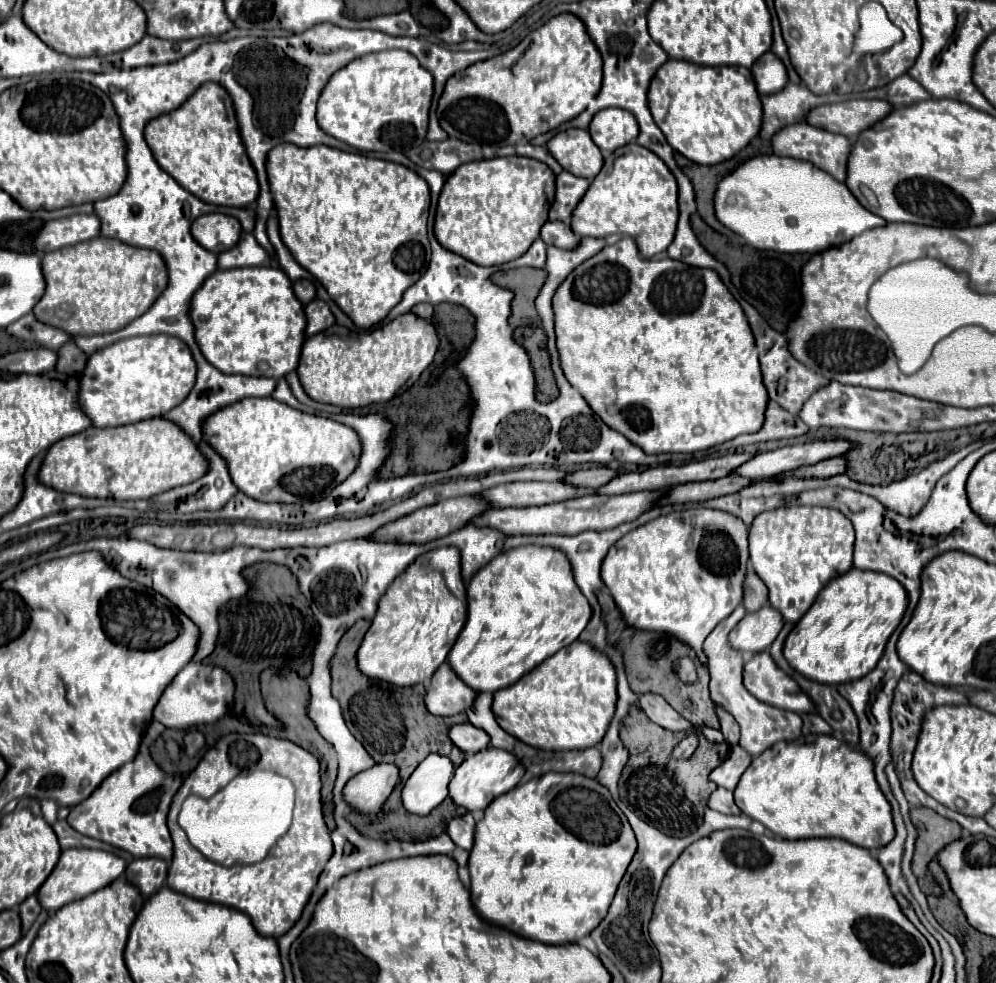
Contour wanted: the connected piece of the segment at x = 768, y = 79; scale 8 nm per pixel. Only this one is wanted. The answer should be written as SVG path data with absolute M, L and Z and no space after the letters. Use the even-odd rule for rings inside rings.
M771 51L763 57L759 57L755 61L755 67L751 67L751 71L753 71L755 83L757 83L757 89L761 95L771 95L775 91L781 91L789 81L785 65Z

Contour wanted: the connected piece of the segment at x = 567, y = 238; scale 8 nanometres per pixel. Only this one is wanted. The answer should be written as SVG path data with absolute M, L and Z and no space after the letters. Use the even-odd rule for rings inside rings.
M547 221L541 227L541 239L547 245L555 245L559 249L571 249L571 247L579 247L581 237L575 235L571 231L571 227L563 221Z

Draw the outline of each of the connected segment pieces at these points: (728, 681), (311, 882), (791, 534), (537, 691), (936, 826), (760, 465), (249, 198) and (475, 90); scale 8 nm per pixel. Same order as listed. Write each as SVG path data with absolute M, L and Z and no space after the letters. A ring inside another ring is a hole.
M741 605L723 623L719 623L711 631L711 635L705 639L703 653L705 653L707 661L709 661L709 673L711 673L709 689L711 689L713 703L723 707L727 713L731 713L735 717L735 721L741 727L739 745L747 753L757 757L777 741L795 741L801 735L801 717L797 713L783 711L783 709L771 707L767 703L761 703L745 689L745 685L743 685L743 663L745 663L743 655L729 645L729 633L739 623L739 619L743 619L743 615L745 615L745 607Z
M229 733L221 737L199 761L195 771L189 773L189 777L183 781L181 789L173 797L171 811L167 816L167 827L171 831L173 843L175 843L175 855L173 863L169 867L167 885L183 895L227 905L233 909L239 909L247 913L263 937L279 937L285 935L303 913L303 905L307 905L307 899L311 897L311 891L317 885L317 879L327 865L327 859L333 855L333 843L329 829L325 825L323 813L321 813L321 773L319 773L319 761L309 753L303 751L299 745L289 743L285 739L275 739L263 733ZM253 769L267 769L275 771L295 785L295 809L293 809L293 823L289 831L271 847L271 853L259 863L253 865L235 865L235 867L223 867L219 863L213 863L205 859L195 847L191 847L187 835L177 825L177 813L179 805L189 795L215 795L221 791L233 777L237 777L241 771L253 771Z
M787 505L757 515L753 525L749 527L749 551L755 573L763 579L769 589L771 607L775 607L787 623L795 625L811 609L821 589L841 573L839 567L853 567L853 541L853 525L837 509Z
M575 641L571 647L545 659L519 683L495 693L493 713L497 723L523 743L545 751L587 749L597 745L615 713L615 665L591 643Z
M923 807L911 809L911 819L919 831L913 865L911 865L913 873L917 875L919 887L925 891L925 895L943 895L943 891L939 891L939 885L935 883L935 879L929 871L929 863L935 859L935 855L943 847L961 839L963 829L959 827L959 823L945 819L945 817L937 815L935 811L923 809Z
M823 439L823 441L811 441L805 445L793 445L793 447L781 447L769 453L759 453L745 465L741 465L735 473L743 477L753 477L753 479L767 479L785 471L791 471L795 467L803 465L813 465L823 459L831 457L841 457L843 453L849 453L855 449L857 443L849 439Z
M219 83L201 85L179 109L149 121L145 141L161 169L201 201L225 207L249 207L257 201L257 173L241 139L233 99Z
M561 13L533 31L531 37L533 41L529 49L515 61L515 65L509 65L509 61L499 55L471 65L447 81L437 105L437 117L449 137L463 139L465 143L483 143L497 147L527 143L537 135L557 129L559 125L575 119L587 109L587 105L601 91L603 59L599 55L599 49L587 35L585 23L579 21L579 17L573 13Z

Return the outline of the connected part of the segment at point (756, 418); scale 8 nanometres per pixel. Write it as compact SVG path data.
M623 237L615 245L607 245L599 255L587 259L579 265L557 289L553 297L555 311L555 333L557 333L557 349L561 355L561 367L567 381L585 397L591 409L615 431L623 433L631 443L639 445L645 453L693 453L703 451L713 445L735 439L743 433L755 433L763 427L763 415L767 409L767 387L763 383L763 373L757 357L755 337L749 327L747 315L743 313L739 301L729 293L725 283L719 279L717 271L691 267L683 261L675 259L645 259L639 255L637 243L631 237Z

